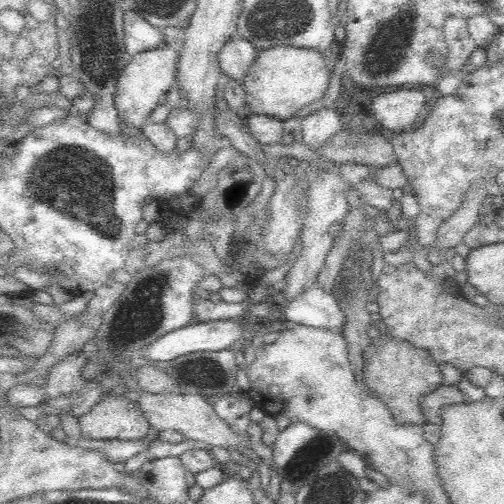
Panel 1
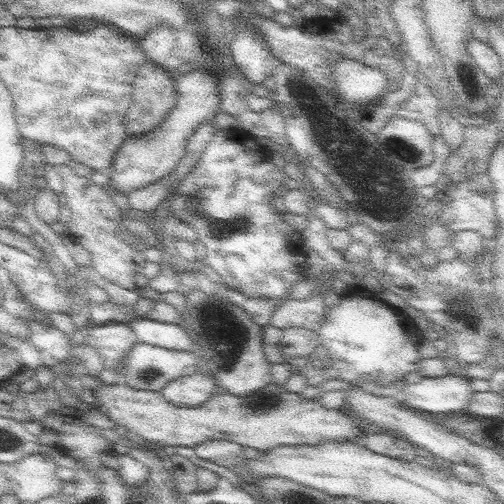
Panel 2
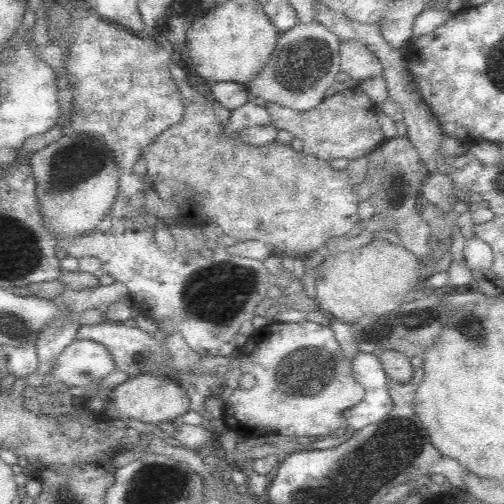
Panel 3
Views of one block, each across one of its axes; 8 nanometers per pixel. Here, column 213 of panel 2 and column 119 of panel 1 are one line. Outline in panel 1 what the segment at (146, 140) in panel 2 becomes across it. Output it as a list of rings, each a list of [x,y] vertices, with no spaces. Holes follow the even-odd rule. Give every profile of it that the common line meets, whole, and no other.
[[[168,42],[160,48],[136,54],[120,72],[120,78],[116,84],[116,98],[114,98],[116,110],[118,110],[118,116],[128,126],[136,128],[136,132],[140,132],[140,128],[146,124],[152,110],[164,102],[164,96],[168,94],[172,84],[176,84],[178,66],[180,66],[180,44]]]

